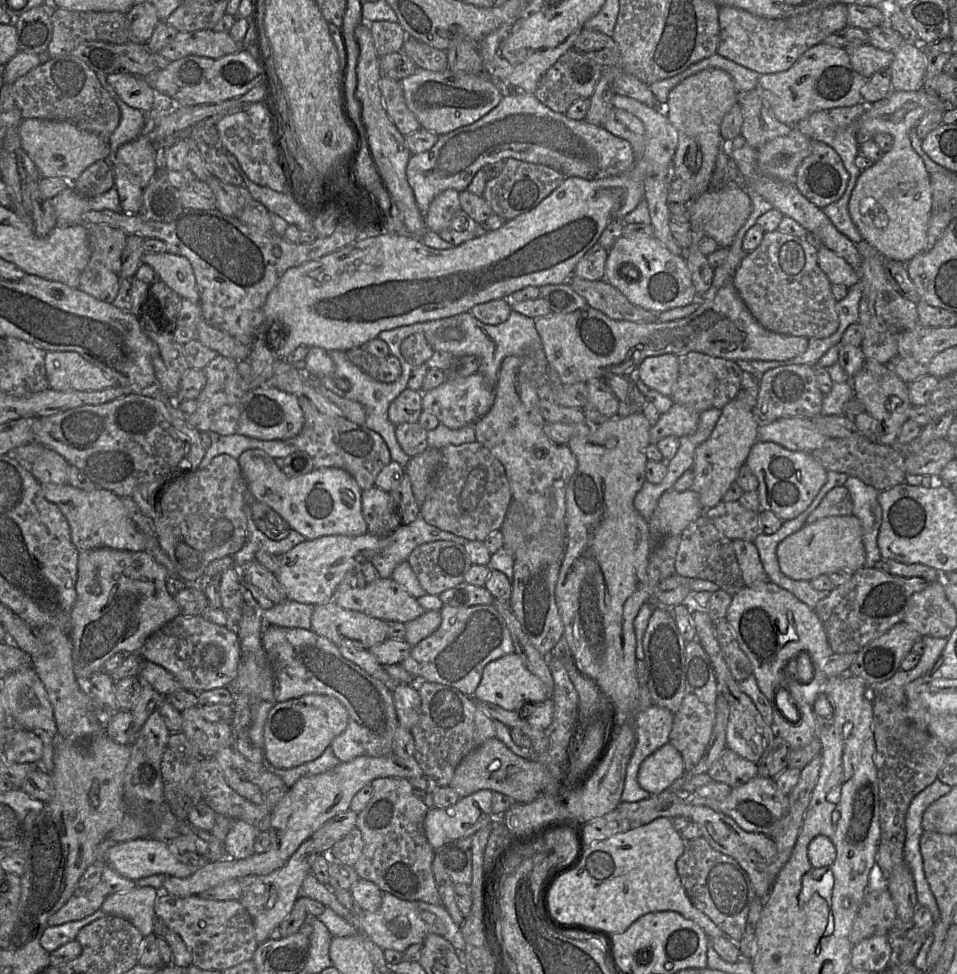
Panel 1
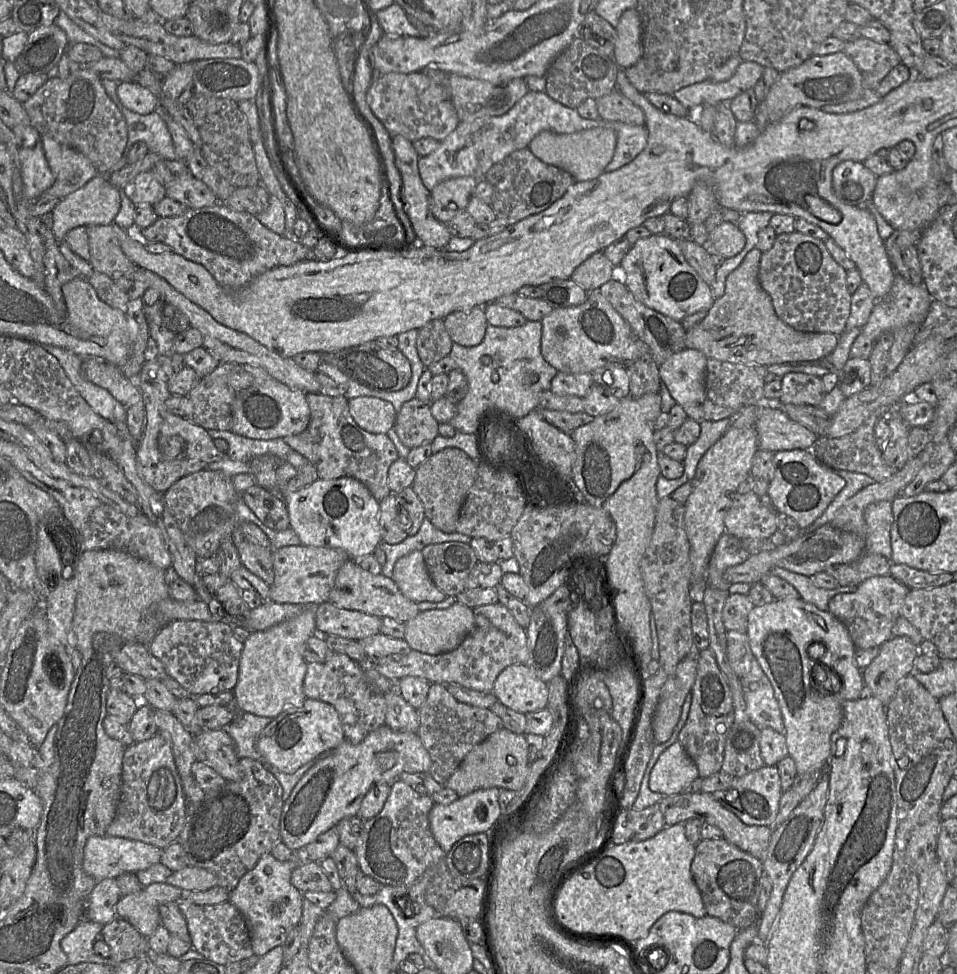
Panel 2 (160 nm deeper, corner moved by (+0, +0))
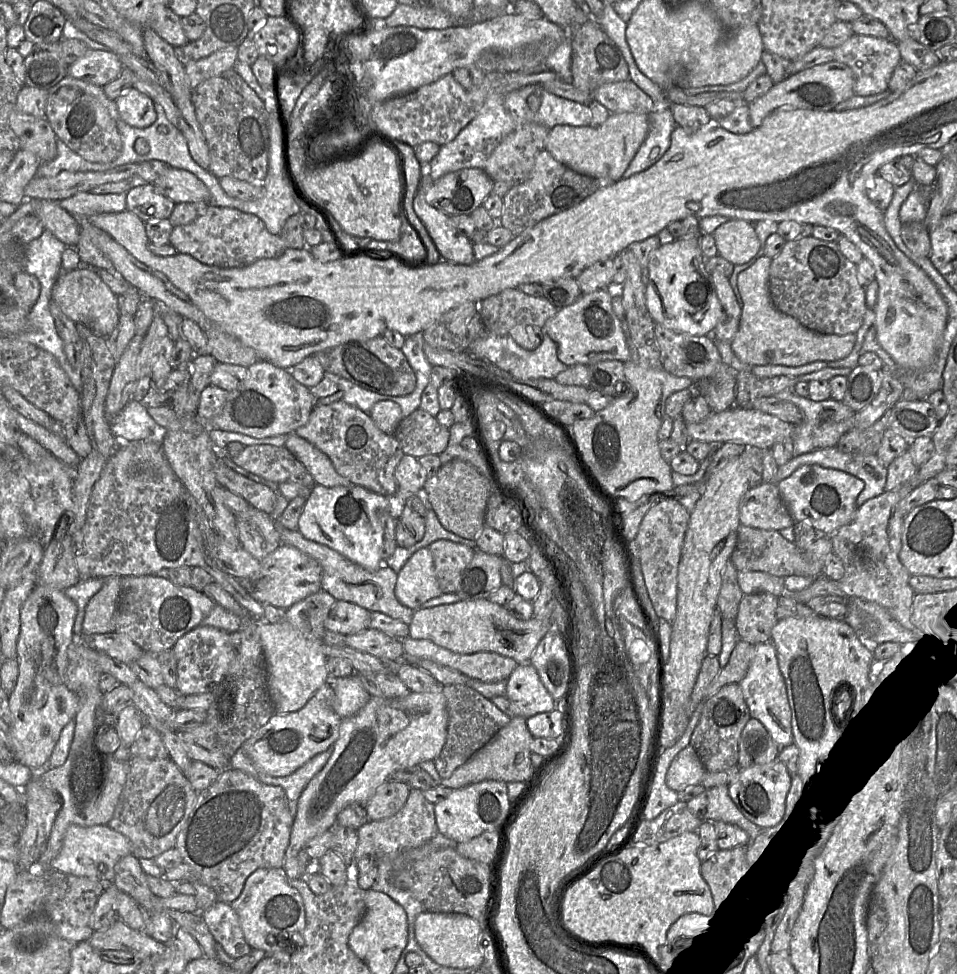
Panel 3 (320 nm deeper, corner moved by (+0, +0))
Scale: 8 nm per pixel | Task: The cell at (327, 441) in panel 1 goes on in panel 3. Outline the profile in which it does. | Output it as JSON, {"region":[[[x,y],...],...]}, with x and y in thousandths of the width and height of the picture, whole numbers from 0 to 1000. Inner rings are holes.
{"region":[[[357,410],[345,415],[330,416],[321,434],[307,445],[341,466],[351,485],[368,497],[402,510],[414,506],[412,485],[422,465],[415,450],[399,444],[385,424]]]}

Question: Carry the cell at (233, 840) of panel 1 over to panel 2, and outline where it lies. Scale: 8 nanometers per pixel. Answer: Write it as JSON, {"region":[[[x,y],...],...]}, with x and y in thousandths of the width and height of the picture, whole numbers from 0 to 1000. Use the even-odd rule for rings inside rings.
{"region":[[[278,876],[240,917],[238,925],[255,940],[264,977],[271,983],[286,972],[296,970],[302,957],[315,947],[318,919],[304,907],[304,897],[313,886],[290,884],[283,876]]]}

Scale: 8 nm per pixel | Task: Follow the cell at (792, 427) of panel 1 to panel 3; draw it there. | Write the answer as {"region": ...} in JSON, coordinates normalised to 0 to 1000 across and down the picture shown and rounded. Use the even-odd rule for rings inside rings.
{"region":[[[765,418],[754,423],[743,422],[736,432],[718,434],[717,441],[721,451],[744,457],[767,454],[777,456],[780,459],[806,461],[809,456],[828,450],[830,436],[790,420]]]}

